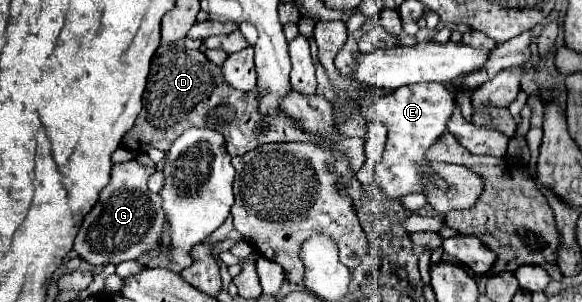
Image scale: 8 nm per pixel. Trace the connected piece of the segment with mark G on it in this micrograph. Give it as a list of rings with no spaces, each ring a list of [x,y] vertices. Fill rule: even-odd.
[[[137,160],[113,166],[109,184],[101,190],[97,204],[85,216],[75,238],[73,250],[79,258],[89,264],[119,264],[125,260],[137,260],[159,246],[165,212],[161,208],[161,196],[147,188],[147,178],[151,174],[153,168],[141,166]]]

